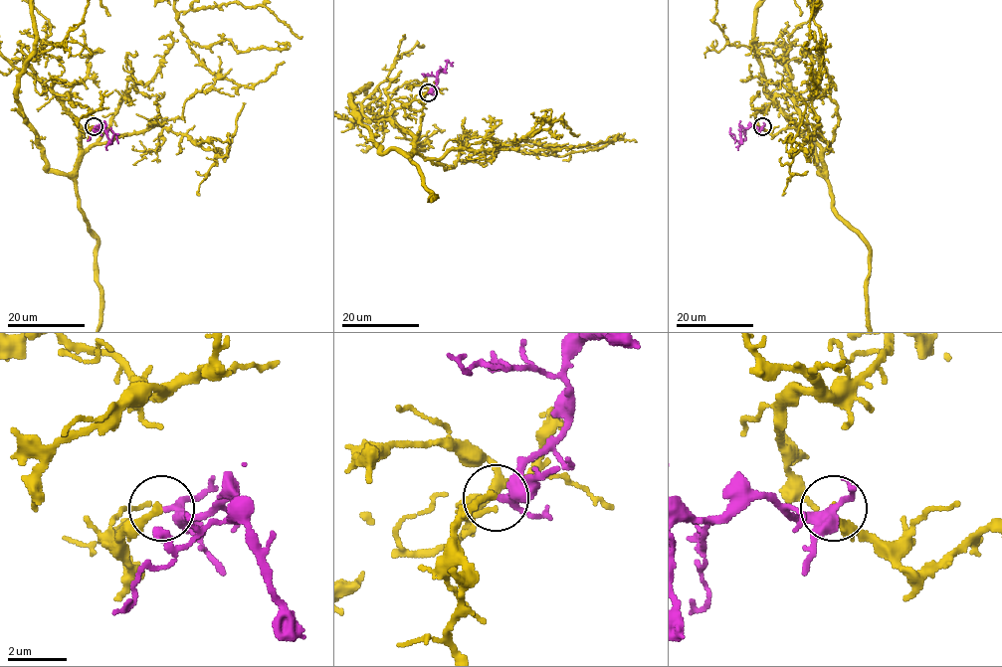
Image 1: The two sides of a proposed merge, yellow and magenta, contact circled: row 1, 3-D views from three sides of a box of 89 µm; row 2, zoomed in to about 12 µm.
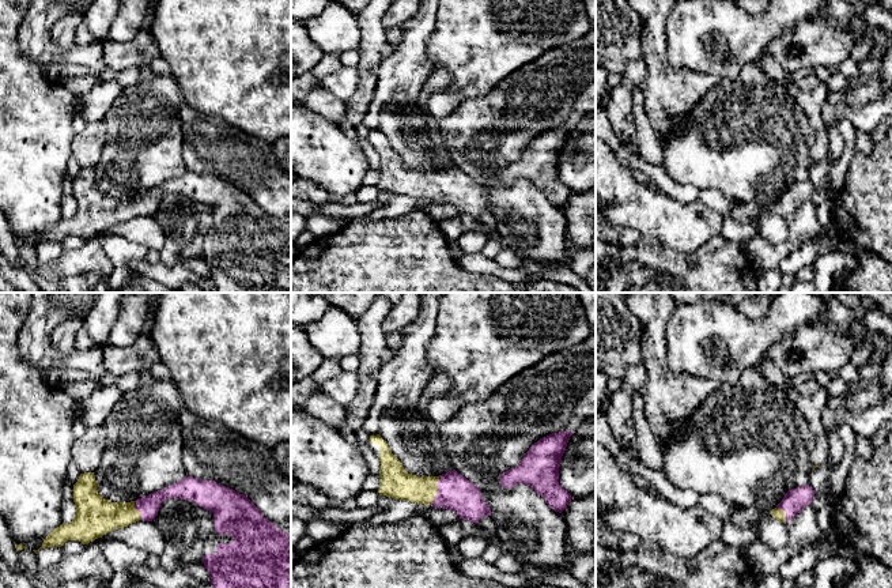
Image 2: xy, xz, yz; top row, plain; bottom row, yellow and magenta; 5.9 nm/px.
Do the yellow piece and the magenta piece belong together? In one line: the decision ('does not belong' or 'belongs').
belongs

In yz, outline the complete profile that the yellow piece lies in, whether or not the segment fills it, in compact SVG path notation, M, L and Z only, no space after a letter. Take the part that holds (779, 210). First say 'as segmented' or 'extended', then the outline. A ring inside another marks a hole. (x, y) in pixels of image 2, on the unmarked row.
extended; M801 181L789 185L783 195L771 206L771 211L780 218L787 218L797 208L800 208L805 201L810 200L814 185L809 181Z

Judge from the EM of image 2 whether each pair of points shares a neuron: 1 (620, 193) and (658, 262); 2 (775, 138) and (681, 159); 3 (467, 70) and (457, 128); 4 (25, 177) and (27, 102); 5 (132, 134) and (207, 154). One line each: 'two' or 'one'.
1: two
2: one
3: two
4: one
5: two

